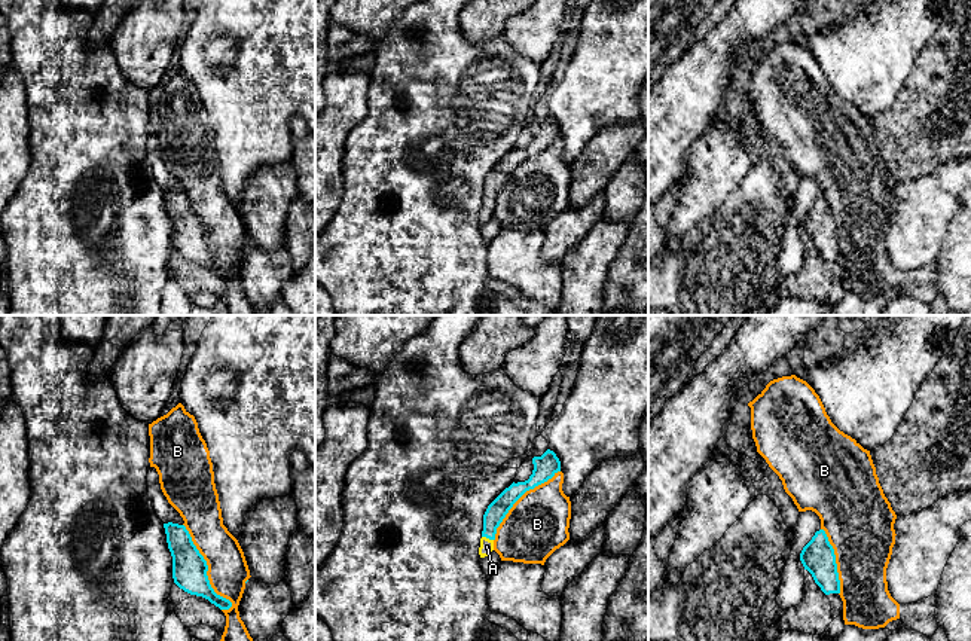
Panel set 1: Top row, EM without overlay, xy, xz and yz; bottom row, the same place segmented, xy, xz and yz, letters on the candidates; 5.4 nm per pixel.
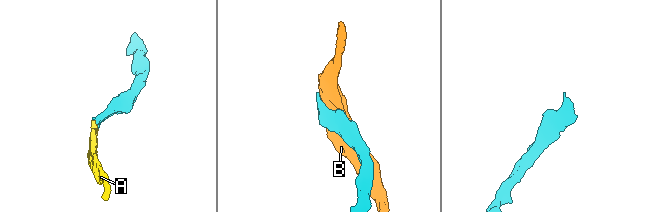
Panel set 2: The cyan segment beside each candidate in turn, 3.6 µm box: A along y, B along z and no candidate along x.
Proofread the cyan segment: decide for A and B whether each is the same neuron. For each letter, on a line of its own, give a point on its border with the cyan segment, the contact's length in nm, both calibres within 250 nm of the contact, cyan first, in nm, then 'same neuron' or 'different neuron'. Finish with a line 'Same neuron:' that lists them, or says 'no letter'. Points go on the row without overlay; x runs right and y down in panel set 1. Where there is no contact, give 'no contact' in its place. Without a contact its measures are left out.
A: meets cyan in xz at (488, 204); contact 70 nm long; 110 nm thick on the cyan side, 80 nm on the other; same neuron
B: meets cyan in xy at (207, 237); contact 550 nm long; 190 nm thick on the cyan side, 220 nm on the other; different neuron
Same neuron: A

